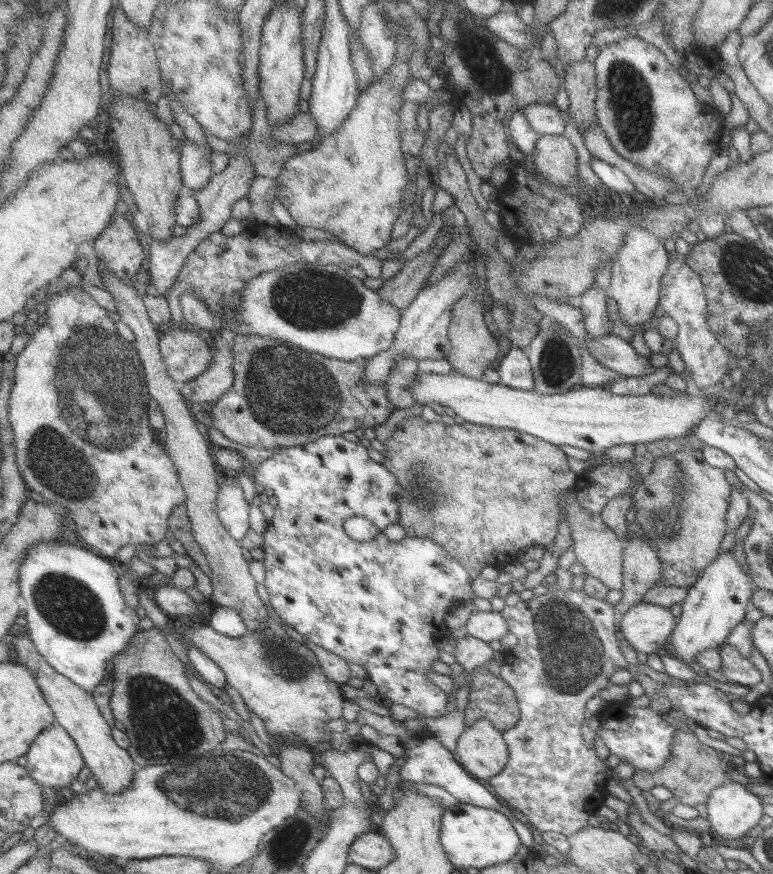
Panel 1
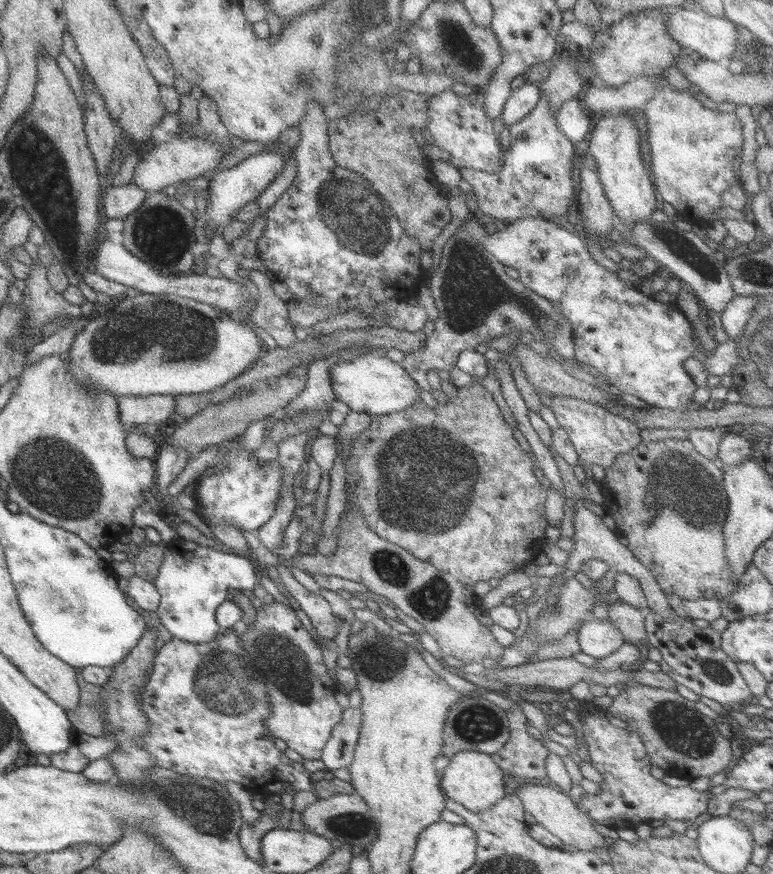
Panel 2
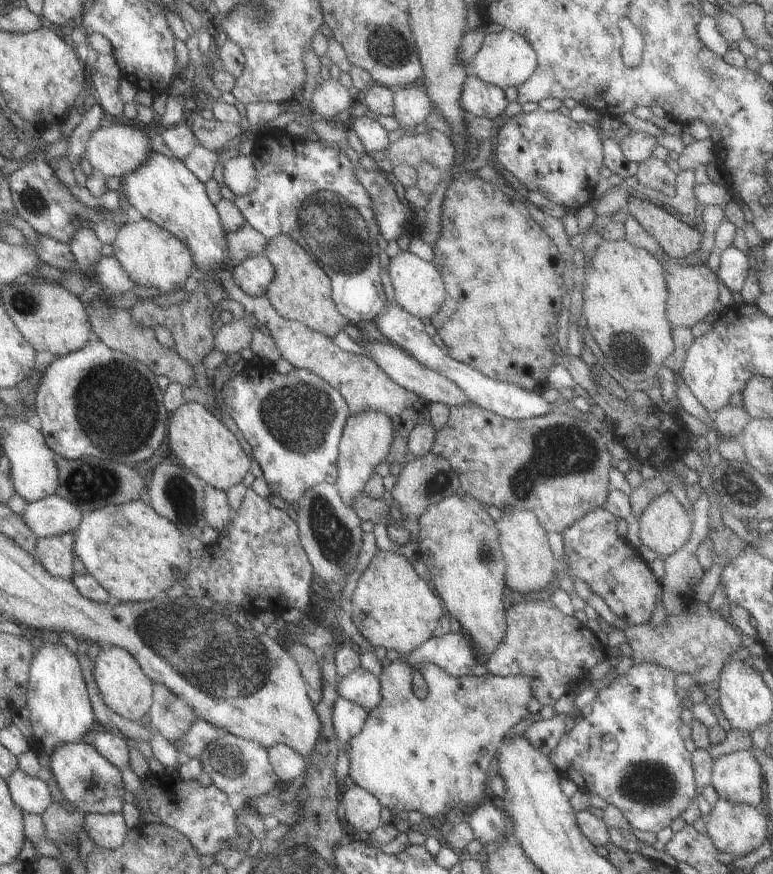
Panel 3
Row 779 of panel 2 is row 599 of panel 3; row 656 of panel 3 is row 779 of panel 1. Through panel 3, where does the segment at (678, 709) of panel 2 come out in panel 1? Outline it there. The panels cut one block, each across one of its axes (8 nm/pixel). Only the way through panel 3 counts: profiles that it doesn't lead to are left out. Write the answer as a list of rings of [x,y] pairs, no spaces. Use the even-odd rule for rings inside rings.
[[[676,730],[674,743],[670,749],[670,759],[666,761],[666,764],[652,773],[635,771],[632,782],[641,791],[644,788],[652,789],[654,786],[665,786],[673,792],[680,804],[695,807],[697,804],[706,803],[714,788],[732,781],[727,776],[732,766],[732,763],[724,762],[720,752],[702,745],[694,732],[686,733],[682,730]]]

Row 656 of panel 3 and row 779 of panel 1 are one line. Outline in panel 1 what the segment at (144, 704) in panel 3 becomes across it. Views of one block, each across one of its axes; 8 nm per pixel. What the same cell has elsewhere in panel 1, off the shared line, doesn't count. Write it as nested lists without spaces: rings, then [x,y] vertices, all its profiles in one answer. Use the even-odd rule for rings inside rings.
[[[16,626],[7,640],[21,660],[21,663],[18,664],[24,665],[31,673],[35,674],[34,680],[38,682],[42,698],[46,700],[48,708],[54,714],[55,722],[75,740],[84,765],[90,770],[91,776],[96,778],[97,786],[108,796],[130,788],[135,773],[133,759],[127,750],[118,747],[118,744],[114,742],[112,729],[94,702],[94,695],[82,691],[80,686],[58,674],[43,659],[43,656],[38,654],[24,627]]]

